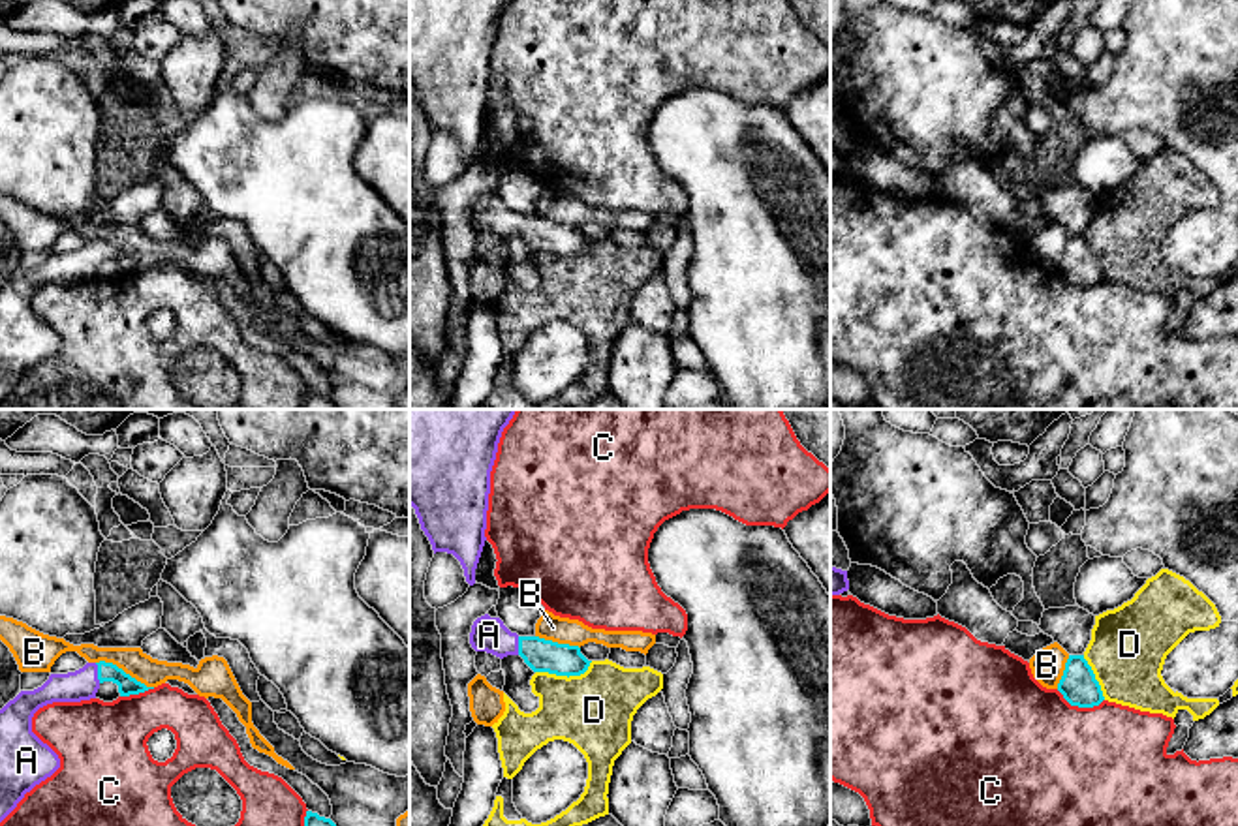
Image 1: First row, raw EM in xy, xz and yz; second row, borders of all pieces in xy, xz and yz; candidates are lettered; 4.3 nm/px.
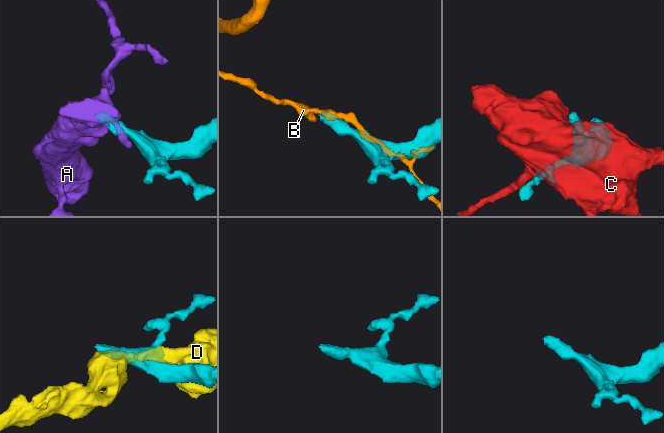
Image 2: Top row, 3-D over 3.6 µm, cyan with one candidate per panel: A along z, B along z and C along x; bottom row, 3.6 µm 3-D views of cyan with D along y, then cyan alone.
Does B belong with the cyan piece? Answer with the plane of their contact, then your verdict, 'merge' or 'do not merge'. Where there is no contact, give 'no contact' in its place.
contact in xy; do not merge

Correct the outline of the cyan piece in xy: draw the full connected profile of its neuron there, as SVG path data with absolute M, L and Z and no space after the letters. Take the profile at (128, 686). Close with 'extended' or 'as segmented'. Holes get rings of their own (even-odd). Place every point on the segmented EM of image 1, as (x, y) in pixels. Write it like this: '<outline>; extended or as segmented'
M100 661L100 663L86 663L83 668L75 672L51 674L49 680L41 687L34 691L21 691L13 700L9 700L0 710L0 822L17 807L17 803L24 798L26 792L30 792L36 785L51 777L60 768L58 755L32 732L34 713L39 708L53 704L53 702L81 702L81 700L96 698L96 693L103 681L116 683L120 696L139 695L148 689L154 689L137 681L116 665Z; extended

